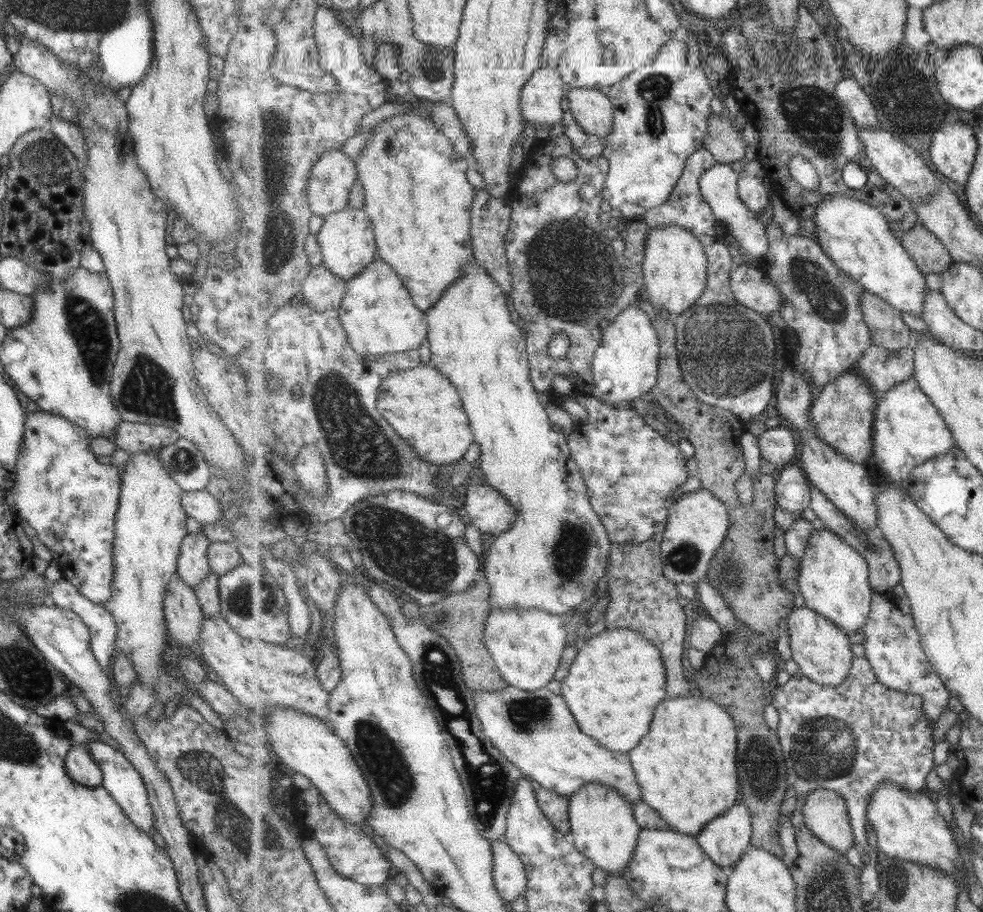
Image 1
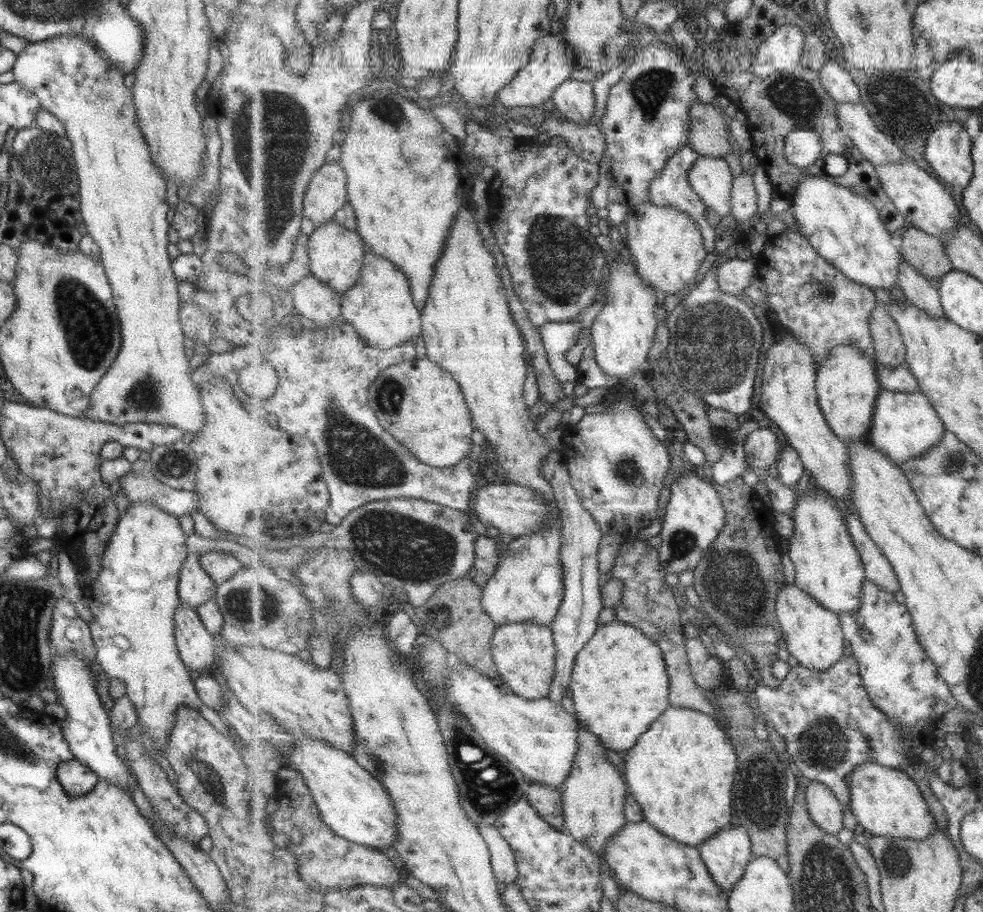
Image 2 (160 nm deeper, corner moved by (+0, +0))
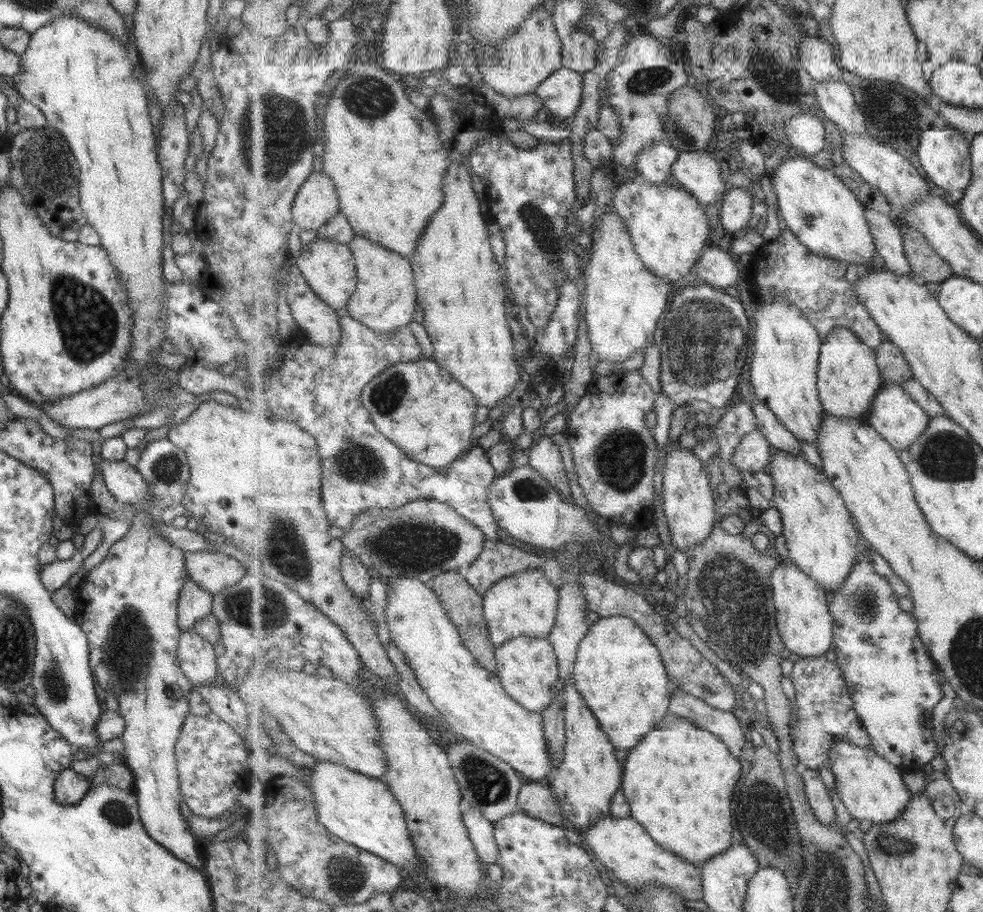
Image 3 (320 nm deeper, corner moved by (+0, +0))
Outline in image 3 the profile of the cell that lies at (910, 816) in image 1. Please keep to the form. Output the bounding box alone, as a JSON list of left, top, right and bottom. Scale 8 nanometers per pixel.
[830,739,912,824]

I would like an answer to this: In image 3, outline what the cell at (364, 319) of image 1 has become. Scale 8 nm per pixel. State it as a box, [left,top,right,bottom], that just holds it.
[345,235,419,334]

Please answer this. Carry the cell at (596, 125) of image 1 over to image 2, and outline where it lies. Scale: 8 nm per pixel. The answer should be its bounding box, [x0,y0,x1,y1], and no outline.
[553,79,595,123]

